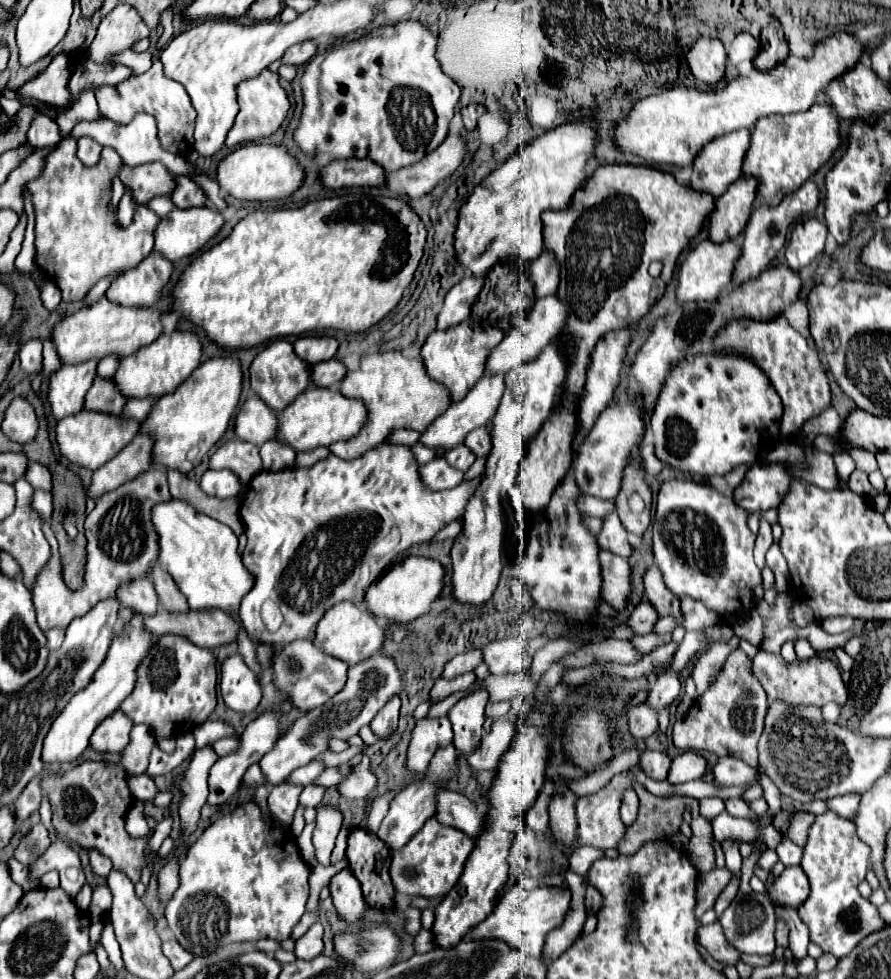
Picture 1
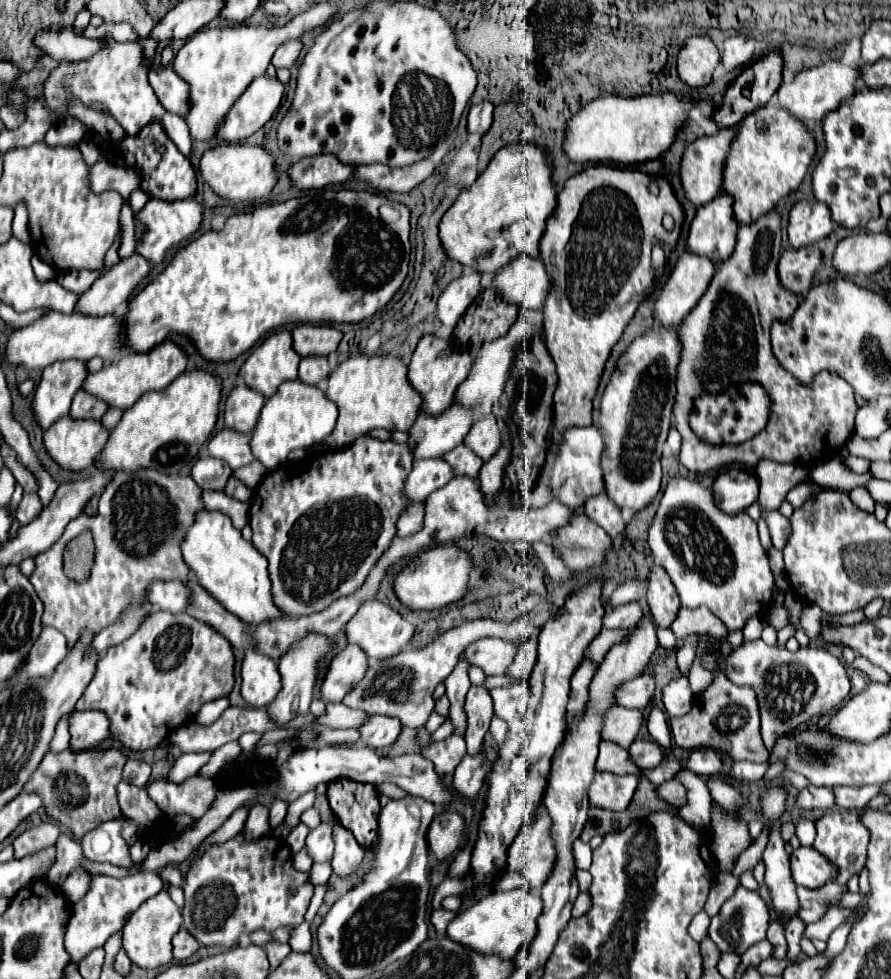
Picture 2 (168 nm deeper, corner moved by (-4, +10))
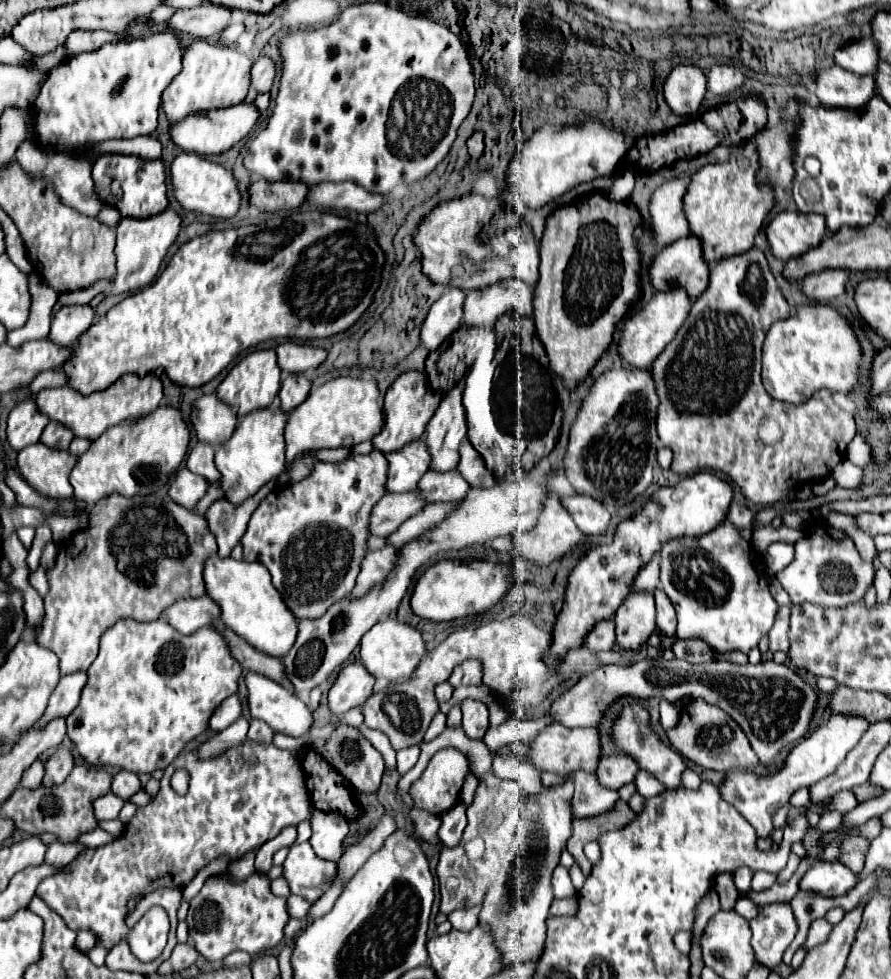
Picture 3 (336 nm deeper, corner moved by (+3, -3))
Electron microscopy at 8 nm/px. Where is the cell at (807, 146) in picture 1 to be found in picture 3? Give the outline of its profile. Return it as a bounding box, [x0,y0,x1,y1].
[683,140,775,262]

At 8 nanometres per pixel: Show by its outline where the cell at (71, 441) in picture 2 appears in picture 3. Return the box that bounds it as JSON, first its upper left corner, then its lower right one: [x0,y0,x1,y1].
[17,444,77,500]

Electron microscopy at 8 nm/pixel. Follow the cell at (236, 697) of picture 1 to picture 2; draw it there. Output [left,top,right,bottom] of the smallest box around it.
[242,649,282,709]

